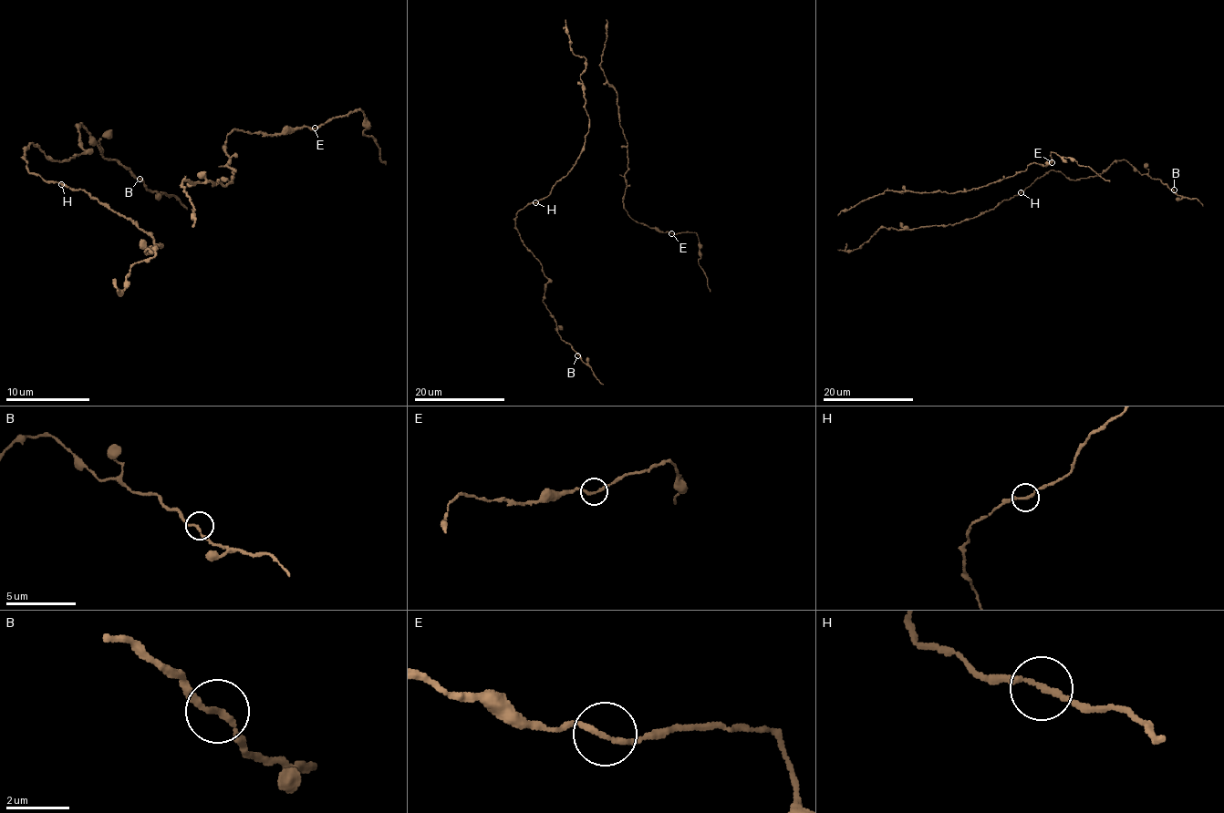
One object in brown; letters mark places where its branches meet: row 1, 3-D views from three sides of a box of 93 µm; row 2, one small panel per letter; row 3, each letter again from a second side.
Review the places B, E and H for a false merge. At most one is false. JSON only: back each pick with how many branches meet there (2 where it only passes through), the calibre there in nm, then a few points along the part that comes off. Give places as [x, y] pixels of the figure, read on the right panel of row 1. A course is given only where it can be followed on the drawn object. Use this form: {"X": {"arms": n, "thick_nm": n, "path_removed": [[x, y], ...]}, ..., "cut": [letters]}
{"cut": []}

